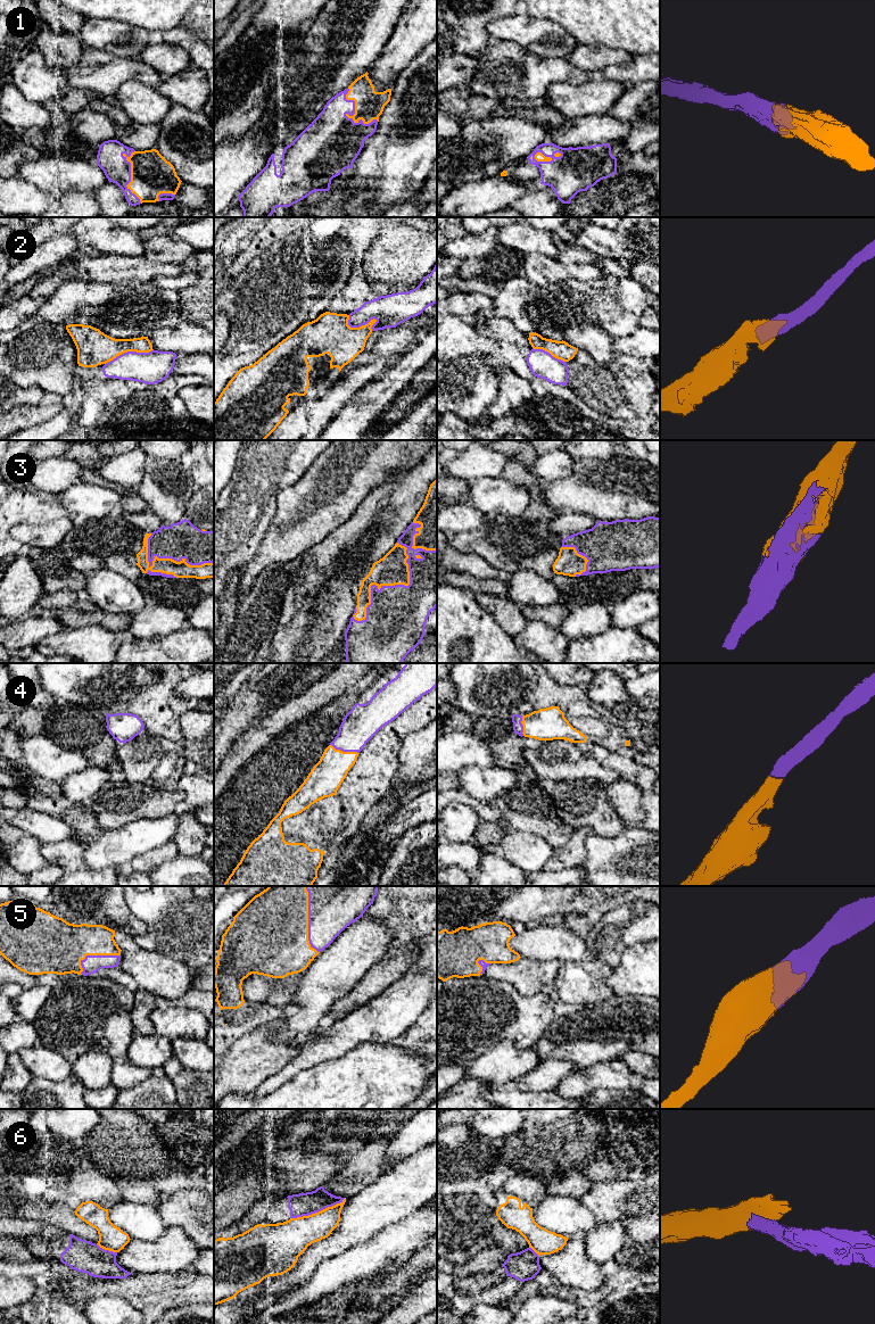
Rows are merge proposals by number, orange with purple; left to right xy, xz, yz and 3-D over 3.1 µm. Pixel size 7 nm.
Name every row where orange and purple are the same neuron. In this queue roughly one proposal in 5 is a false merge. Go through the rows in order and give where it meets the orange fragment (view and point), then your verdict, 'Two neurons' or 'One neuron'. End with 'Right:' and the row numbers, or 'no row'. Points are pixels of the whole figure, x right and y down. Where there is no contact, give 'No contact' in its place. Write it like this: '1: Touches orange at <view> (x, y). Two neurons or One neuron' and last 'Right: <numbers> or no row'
1: Touches orange at xz (354, 114). One neuron
2: Touches orange at xy (129, 350). Two neurons
3: Touches orange at xz (391, 585). One neuron
4: Touches orange at xz (345, 752). One neuron
5: Touches orange at xz (307, 920). One neuron
6: Touches orange at xz (319, 1211). Two neurons
Right: 1, 3, 4, 5

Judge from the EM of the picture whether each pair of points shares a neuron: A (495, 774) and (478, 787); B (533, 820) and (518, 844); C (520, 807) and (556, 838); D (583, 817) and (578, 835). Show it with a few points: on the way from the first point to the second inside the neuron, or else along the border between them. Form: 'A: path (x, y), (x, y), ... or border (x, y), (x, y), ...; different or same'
A: path (490, 778), (483, 784); same
B: border (509, 827), (538, 835), (550, 844); different
C: path (529, 811), (547, 829); same
D: border (574, 828), (588, 828), (592, 832); different

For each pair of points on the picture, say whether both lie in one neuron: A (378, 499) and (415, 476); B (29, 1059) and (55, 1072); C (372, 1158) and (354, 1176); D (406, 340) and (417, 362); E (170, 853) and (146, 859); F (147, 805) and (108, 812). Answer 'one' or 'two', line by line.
A: one
B: one
C: one
D: two
E: one
F: one

